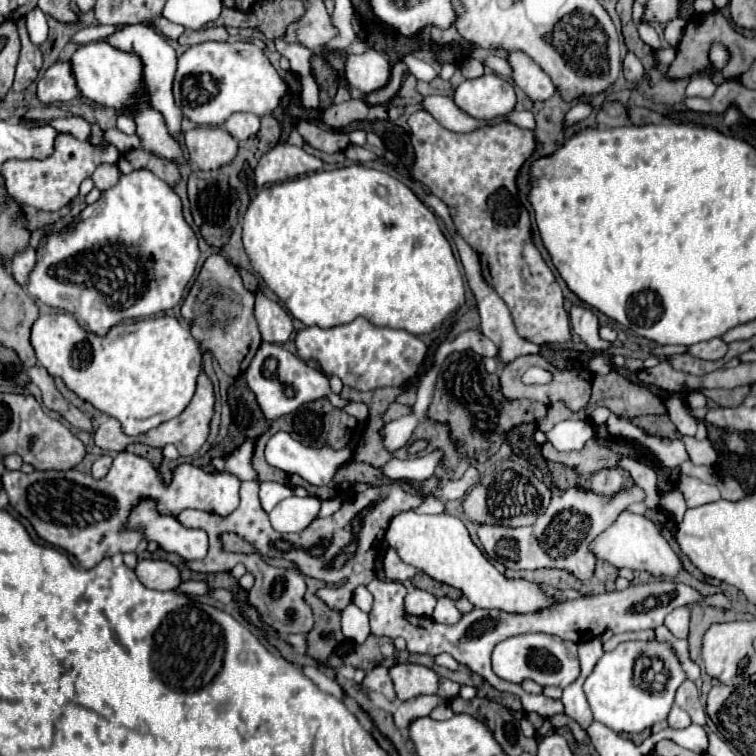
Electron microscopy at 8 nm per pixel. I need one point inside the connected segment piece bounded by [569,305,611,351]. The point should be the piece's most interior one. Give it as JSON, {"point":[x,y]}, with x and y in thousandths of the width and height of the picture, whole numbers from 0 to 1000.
{"point":[771,423]}

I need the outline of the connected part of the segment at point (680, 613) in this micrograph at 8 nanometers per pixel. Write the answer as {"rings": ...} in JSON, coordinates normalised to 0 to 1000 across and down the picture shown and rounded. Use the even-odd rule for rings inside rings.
{"rings":[[[909,803],[890,806],[890,808],[880,816],[880,829],[882,829],[896,845],[909,845],[909,827],[911,827],[911,806],[909,806]]]}

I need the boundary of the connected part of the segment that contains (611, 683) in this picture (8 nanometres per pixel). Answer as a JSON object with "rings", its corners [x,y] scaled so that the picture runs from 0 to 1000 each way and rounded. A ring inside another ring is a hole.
{"rings":[[[829,848],[829,851],[816,853],[811,861],[798,864],[798,869],[790,874],[787,885],[782,888],[782,893],[774,898],[771,914],[776,919],[776,927],[782,933],[787,954],[800,956],[803,962],[808,962],[816,970],[824,970],[824,967],[827,970],[848,970],[851,964],[882,951],[888,933],[890,933],[893,914],[903,903],[903,898],[906,898],[906,890],[901,888],[896,869],[882,851]],[[861,869],[877,874],[877,882],[882,888],[880,914],[866,911],[864,896],[853,888],[856,877],[858,877],[856,872],[861,872]],[[840,901],[845,909],[840,906]],[[866,914],[872,914],[872,917],[866,917]]]}

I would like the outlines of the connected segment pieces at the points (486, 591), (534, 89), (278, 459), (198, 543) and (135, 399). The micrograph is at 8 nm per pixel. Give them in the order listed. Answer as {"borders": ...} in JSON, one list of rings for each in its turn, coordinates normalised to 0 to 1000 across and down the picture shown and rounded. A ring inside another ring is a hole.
{"borders":[[[[533,676],[528,679],[525,684],[520,684],[520,689],[515,692],[515,700],[512,700],[512,713],[515,713],[515,721],[520,721],[528,731],[528,737],[562,755],[567,763],[573,763],[575,769],[586,769],[597,776],[604,776],[612,782],[612,787],[628,800],[628,803],[636,803],[636,806],[663,806],[668,811],[710,811],[710,806],[726,806],[726,800],[734,800],[737,795],[745,795],[742,790],[737,787],[724,787],[710,771],[705,769],[697,769],[697,766],[673,766],[668,763],[665,758],[660,758],[647,742],[644,737],[634,729],[634,724],[623,716],[620,710],[620,702],[615,700],[612,689],[604,687],[604,684],[597,684],[597,681],[552,681],[546,676]]],[[[673,70],[673,86],[679,89],[681,112],[687,112],[705,134],[724,134],[734,126],[737,118],[726,99],[718,97],[718,91],[705,83],[705,78],[700,78],[694,70]]],[[[377,570],[364,573],[364,575],[353,583],[353,591],[351,591],[351,607],[353,607],[353,612],[356,612],[358,618],[366,618],[366,620],[377,623],[380,628],[396,628],[396,631],[401,631],[401,634],[403,634],[406,639],[411,639],[411,642],[433,642],[433,639],[440,634],[443,623],[446,623],[454,612],[464,610],[464,604],[467,604],[467,591],[464,591],[464,589],[459,589],[459,591],[454,591],[454,594],[448,594],[448,597],[443,597],[443,594],[438,594],[438,591],[414,594],[414,591],[398,589],[396,583],[390,583],[390,581],[388,581],[382,573],[377,573]]],[[[187,660],[171,679],[168,702],[187,702],[194,716],[210,718],[213,726],[234,731],[242,739],[269,739],[274,734],[276,718],[269,700],[242,697],[229,681],[210,679],[208,663]]],[[[94,414],[52,417],[41,433],[41,456],[49,478],[62,488],[67,499],[81,499],[86,509],[99,517],[110,530],[120,533],[134,546],[152,552],[160,560],[160,570],[168,575],[187,575],[197,567],[234,552],[255,528],[261,515],[261,499],[269,491],[269,470],[263,454],[247,433],[239,433],[231,419],[202,419],[181,427],[155,430],[142,446],[118,443],[110,438]]]]}

